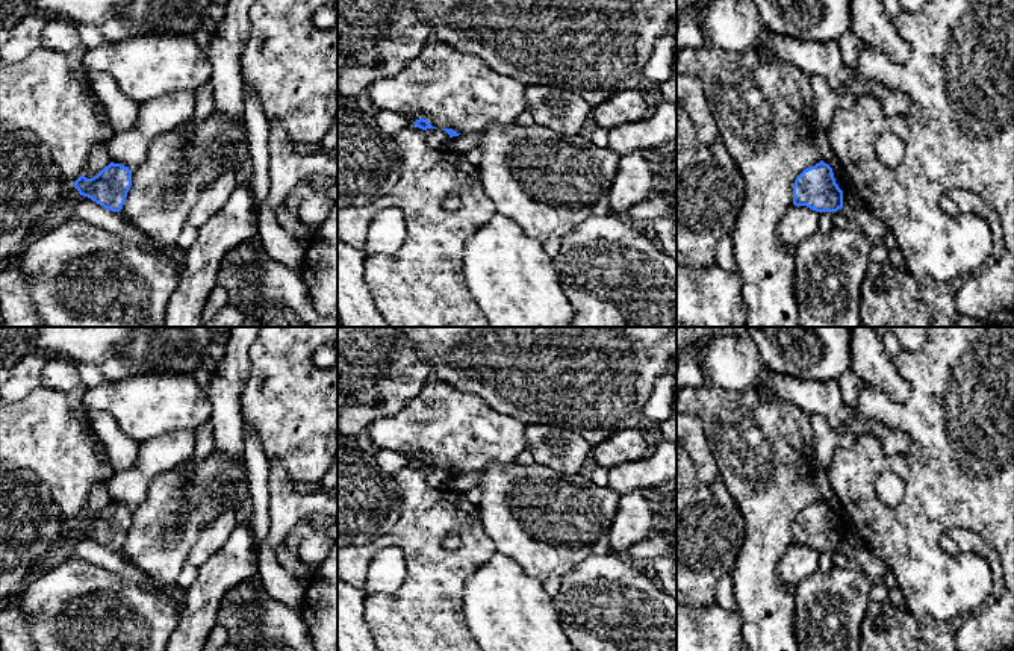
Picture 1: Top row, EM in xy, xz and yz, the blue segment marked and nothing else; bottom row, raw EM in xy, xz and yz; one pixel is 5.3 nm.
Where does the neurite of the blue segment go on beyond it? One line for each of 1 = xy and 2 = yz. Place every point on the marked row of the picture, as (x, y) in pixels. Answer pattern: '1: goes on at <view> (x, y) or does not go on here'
1: does not go on here
2: does not go on here

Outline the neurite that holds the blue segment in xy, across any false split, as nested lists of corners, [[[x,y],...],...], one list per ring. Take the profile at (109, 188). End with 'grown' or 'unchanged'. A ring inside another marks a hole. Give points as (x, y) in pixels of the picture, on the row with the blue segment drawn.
[[[110,162],[91,179],[82,174],[73,186],[104,209],[120,212],[132,186],[132,170]]]; unchanged

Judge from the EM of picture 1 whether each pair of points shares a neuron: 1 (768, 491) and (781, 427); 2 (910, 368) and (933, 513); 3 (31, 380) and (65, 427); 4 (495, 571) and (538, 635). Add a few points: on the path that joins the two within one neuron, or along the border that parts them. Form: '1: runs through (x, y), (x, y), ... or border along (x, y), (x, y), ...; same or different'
1: runs through (769, 476), (769, 467), (774, 462), (774, 442); same
2: runs through (936, 404), (940, 411), (940, 467), (936, 477); same
3: border along (38, 383), (15, 401); different
4: runs through (500, 586), (500, 597), (522, 619); same

